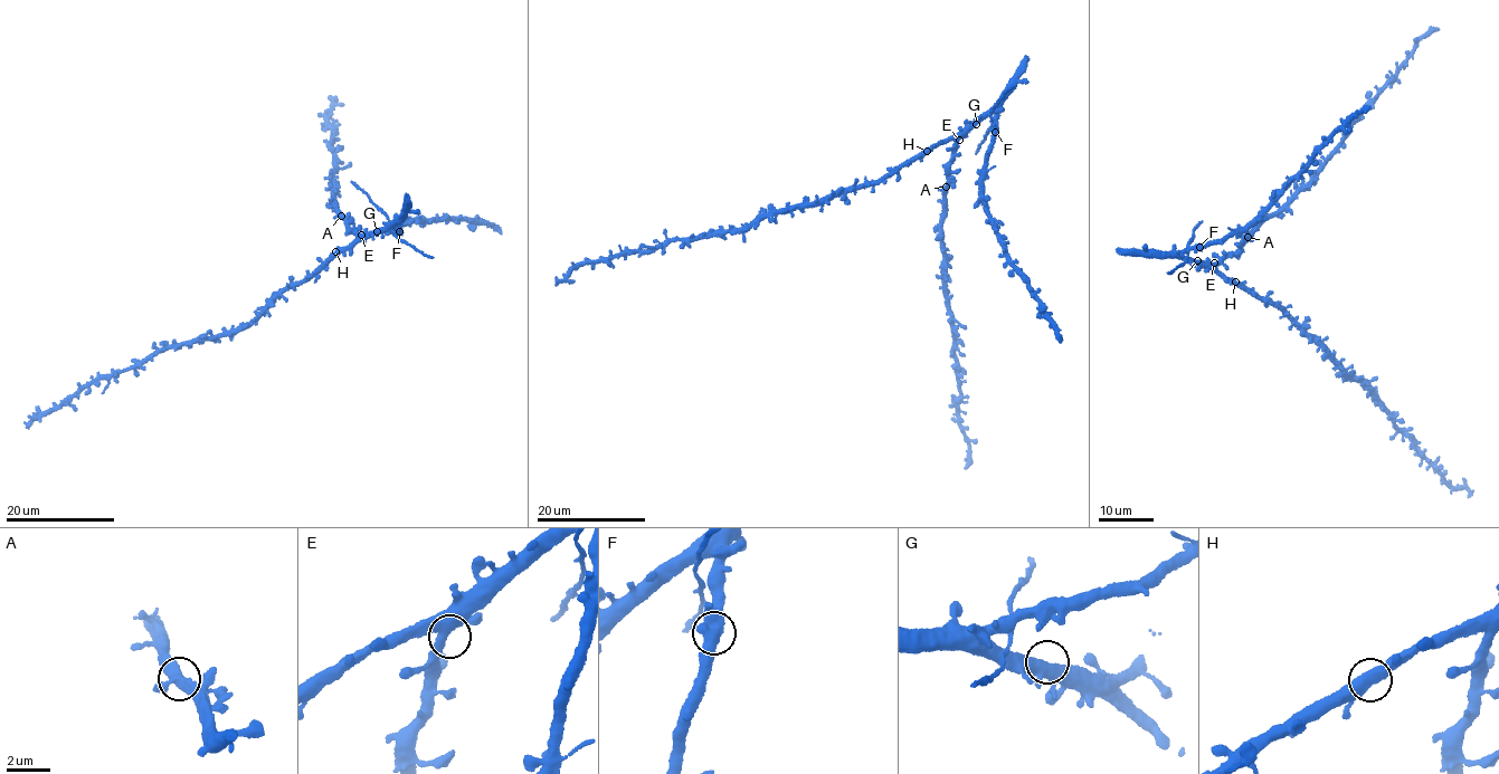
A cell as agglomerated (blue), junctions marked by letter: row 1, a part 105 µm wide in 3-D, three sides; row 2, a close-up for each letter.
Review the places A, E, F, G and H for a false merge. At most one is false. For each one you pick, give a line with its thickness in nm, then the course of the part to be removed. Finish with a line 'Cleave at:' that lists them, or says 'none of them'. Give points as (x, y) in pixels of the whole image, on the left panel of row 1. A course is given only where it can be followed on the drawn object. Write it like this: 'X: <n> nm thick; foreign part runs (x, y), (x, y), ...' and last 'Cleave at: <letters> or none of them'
Cleave at: none of them

